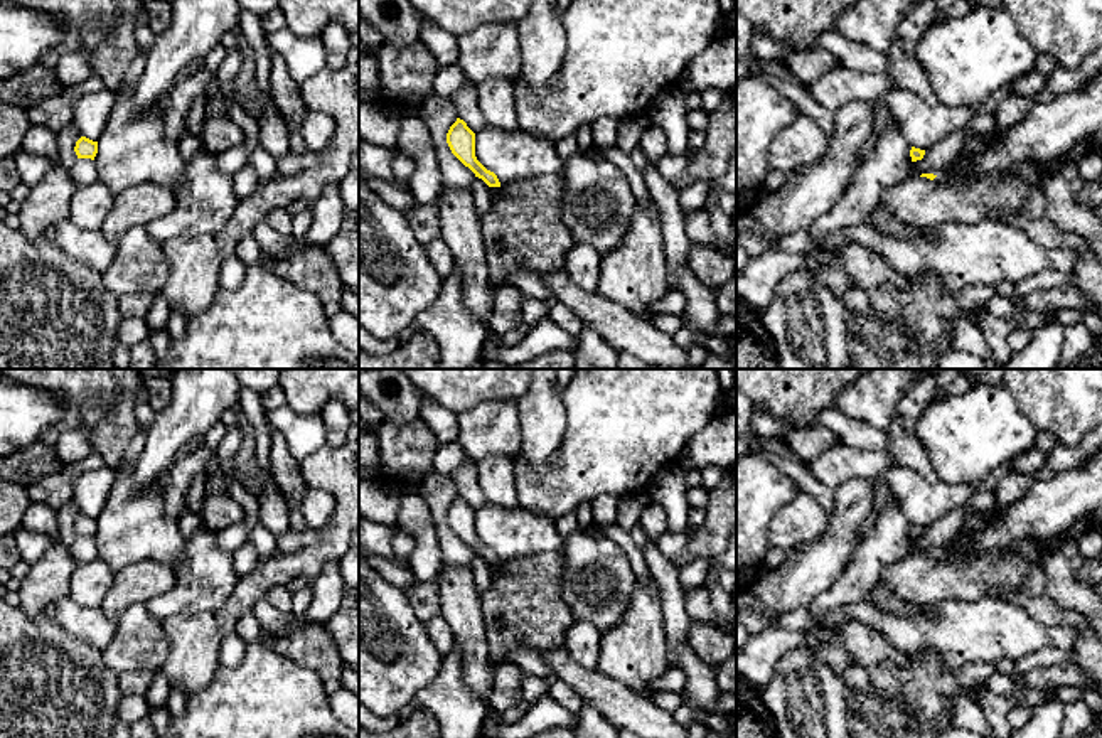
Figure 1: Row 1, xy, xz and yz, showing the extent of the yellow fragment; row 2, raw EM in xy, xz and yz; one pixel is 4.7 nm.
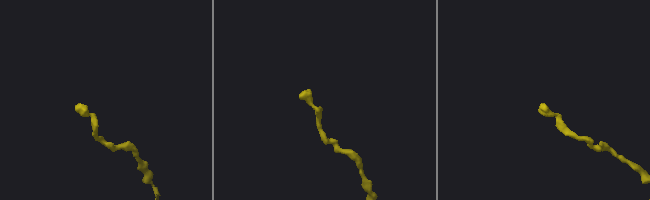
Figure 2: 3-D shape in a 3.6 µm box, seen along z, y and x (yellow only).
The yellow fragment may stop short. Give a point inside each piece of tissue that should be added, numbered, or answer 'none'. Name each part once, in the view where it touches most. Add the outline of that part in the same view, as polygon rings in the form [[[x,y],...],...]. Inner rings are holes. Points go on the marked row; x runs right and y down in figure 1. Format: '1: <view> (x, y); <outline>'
none

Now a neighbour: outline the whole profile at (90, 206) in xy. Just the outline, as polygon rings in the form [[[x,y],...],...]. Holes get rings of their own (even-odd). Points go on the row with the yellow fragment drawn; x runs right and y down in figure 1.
[[[99,180],[78,187],[71,199],[71,221],[86,229],[101,229],[115,202],[115,194]]]

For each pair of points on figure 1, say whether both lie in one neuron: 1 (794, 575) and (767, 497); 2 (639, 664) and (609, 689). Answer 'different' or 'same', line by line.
1: different
2: different

